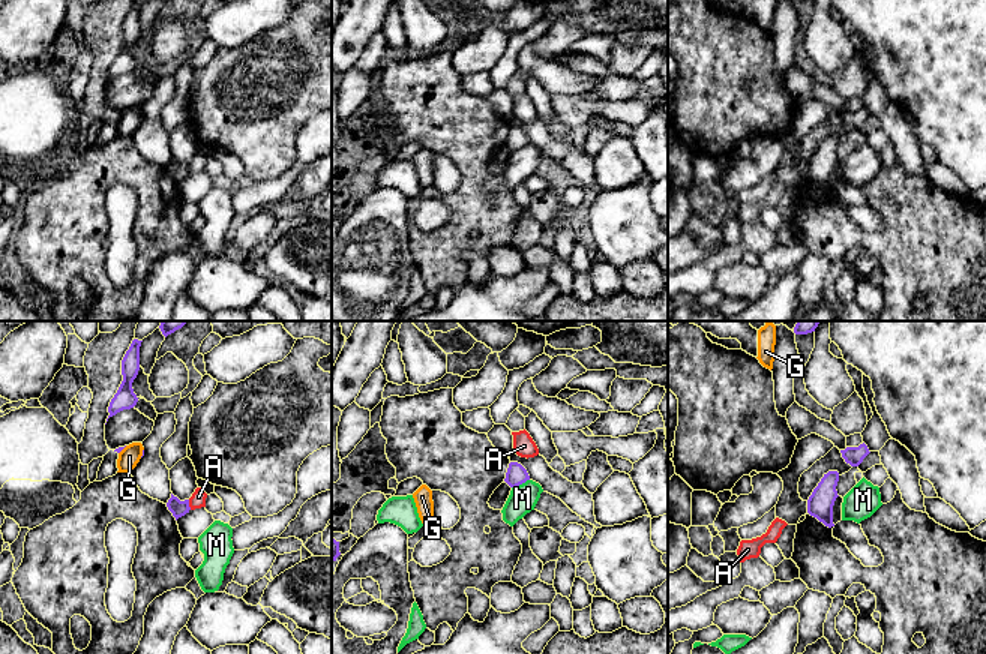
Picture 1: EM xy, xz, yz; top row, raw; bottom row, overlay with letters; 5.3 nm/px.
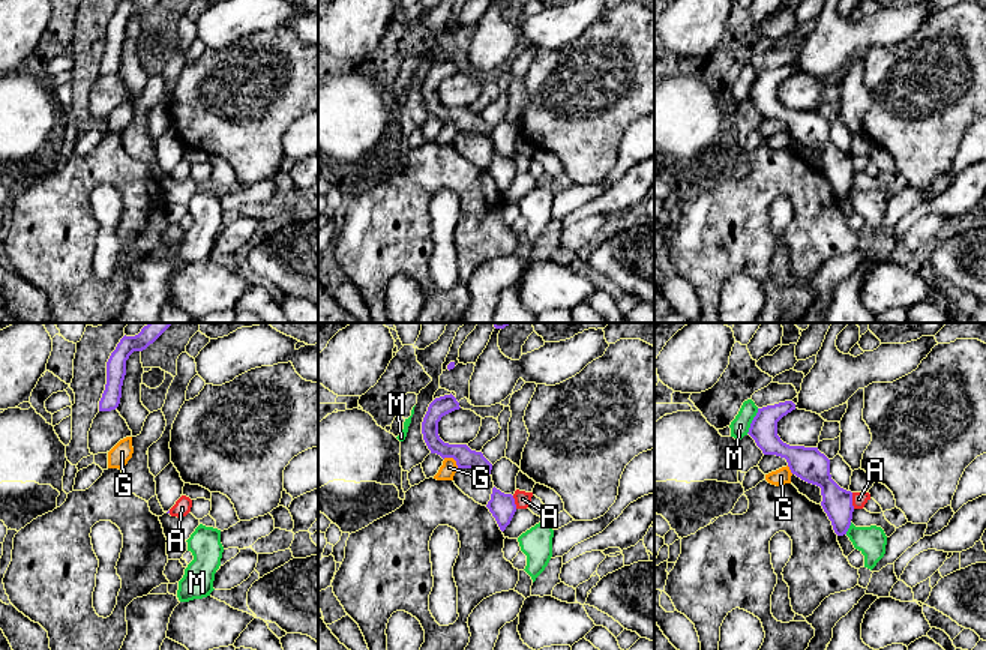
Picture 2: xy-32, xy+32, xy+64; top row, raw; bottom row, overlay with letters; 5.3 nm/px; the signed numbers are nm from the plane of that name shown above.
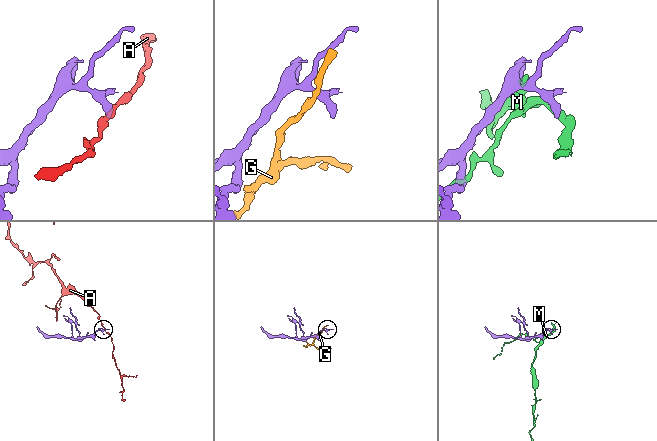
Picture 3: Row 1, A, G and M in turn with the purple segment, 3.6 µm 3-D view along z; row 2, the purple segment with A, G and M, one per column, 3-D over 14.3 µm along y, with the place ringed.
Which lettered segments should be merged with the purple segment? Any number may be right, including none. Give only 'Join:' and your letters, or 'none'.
Join: none

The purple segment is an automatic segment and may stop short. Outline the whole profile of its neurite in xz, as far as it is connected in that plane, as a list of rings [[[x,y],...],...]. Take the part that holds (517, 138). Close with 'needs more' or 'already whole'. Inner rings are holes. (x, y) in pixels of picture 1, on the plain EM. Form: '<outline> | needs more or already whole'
[[[510,126],[504,146],[510,152],[516,152],[516,150],[525,147],[527,144],[530,144],[527,134],[518,126]]] | already whole

